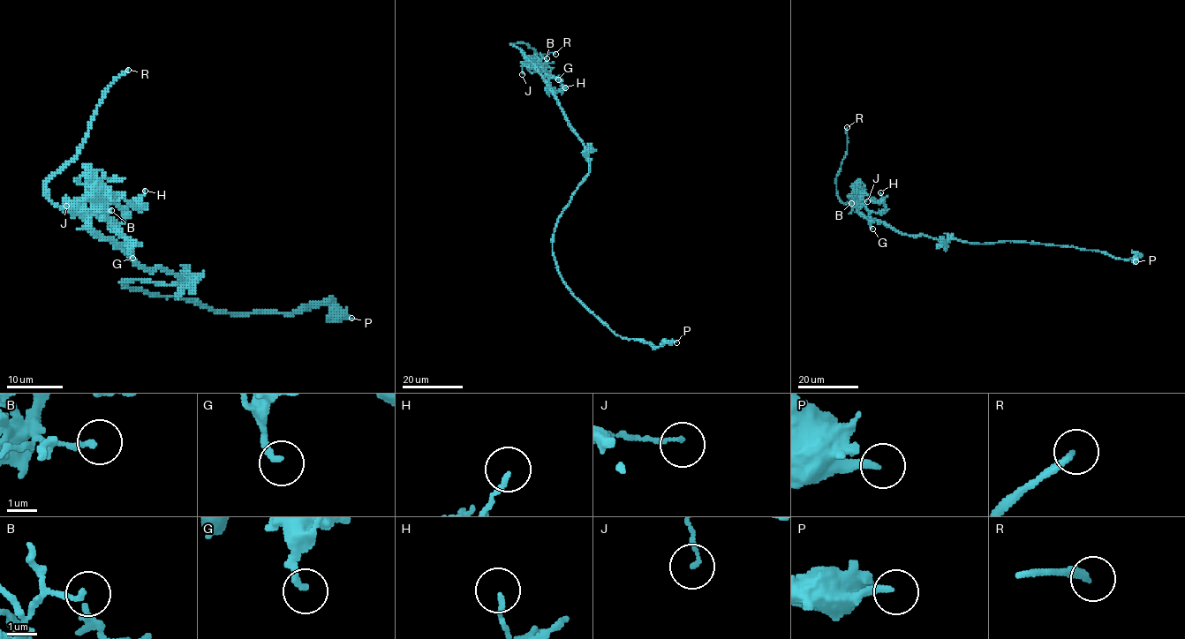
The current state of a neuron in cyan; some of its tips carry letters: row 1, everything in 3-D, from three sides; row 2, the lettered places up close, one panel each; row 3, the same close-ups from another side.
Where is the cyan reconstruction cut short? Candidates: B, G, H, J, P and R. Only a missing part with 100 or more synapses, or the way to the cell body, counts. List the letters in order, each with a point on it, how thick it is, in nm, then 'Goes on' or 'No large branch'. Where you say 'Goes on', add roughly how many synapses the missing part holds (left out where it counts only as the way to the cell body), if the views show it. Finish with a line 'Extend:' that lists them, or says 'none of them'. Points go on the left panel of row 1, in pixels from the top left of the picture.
B: Place: (111, 210). Thickness 160 nm. No large branch
G: Place: (132, 258). Thickness 200 nm. No large branch
H: Place: (145, 191). Thickness 140 nm. No large branch
J: Place: (66, 206). Thickness 130 nm. No large branch
P: Place: (351, 318). Thickness 240 nm. No large branch
R: Place: (128, 70). Thickness 240 nm. Goes on
Extend: R

